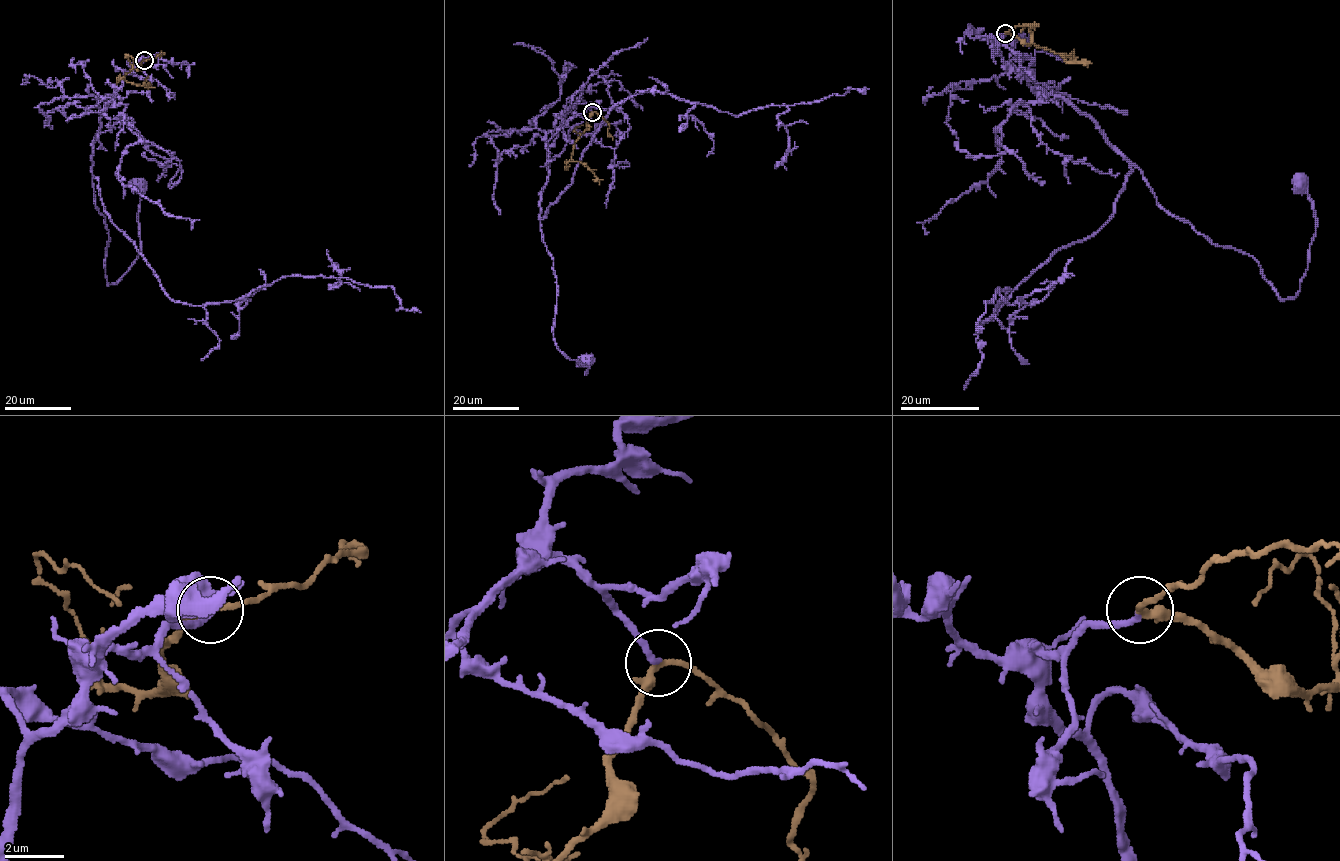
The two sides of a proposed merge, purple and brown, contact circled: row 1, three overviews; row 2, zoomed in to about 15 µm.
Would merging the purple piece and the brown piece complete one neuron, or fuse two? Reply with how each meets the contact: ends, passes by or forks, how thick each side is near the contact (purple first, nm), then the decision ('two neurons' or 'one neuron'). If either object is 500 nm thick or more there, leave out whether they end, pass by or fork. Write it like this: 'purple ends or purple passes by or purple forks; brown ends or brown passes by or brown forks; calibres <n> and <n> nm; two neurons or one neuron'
purple ends; brown passes by; calibres 200 and 280 nm; one neuron

